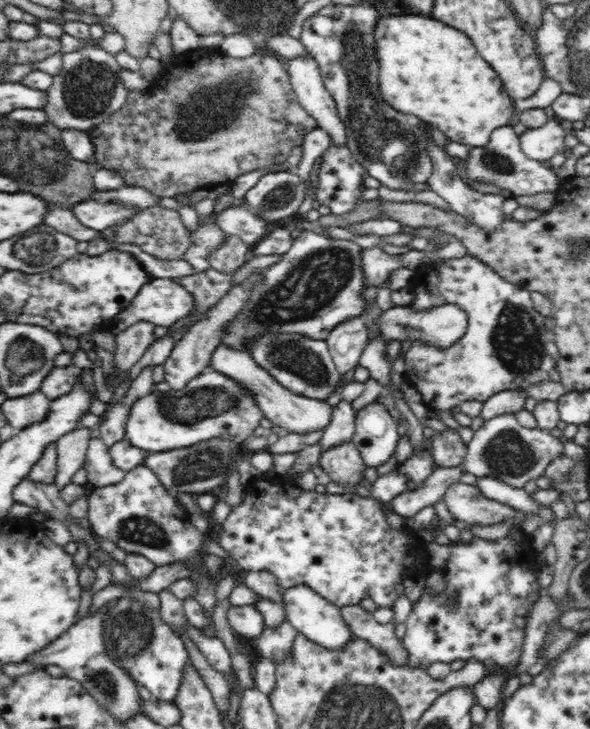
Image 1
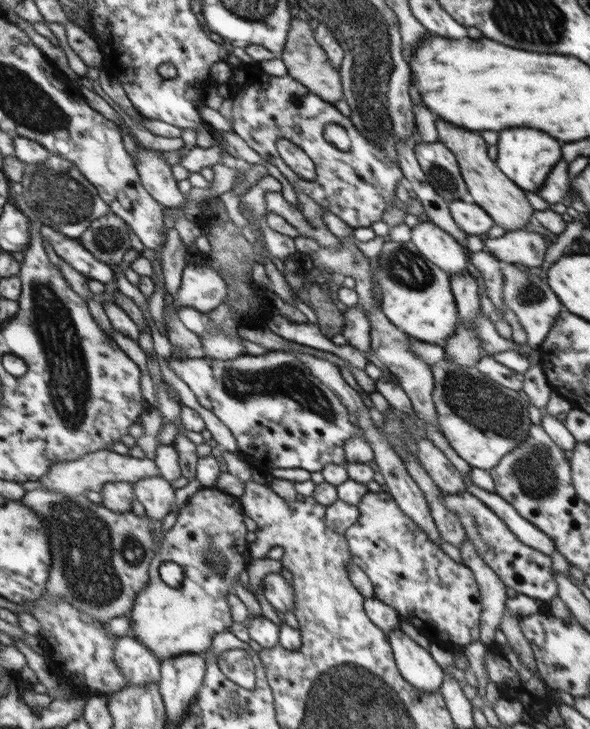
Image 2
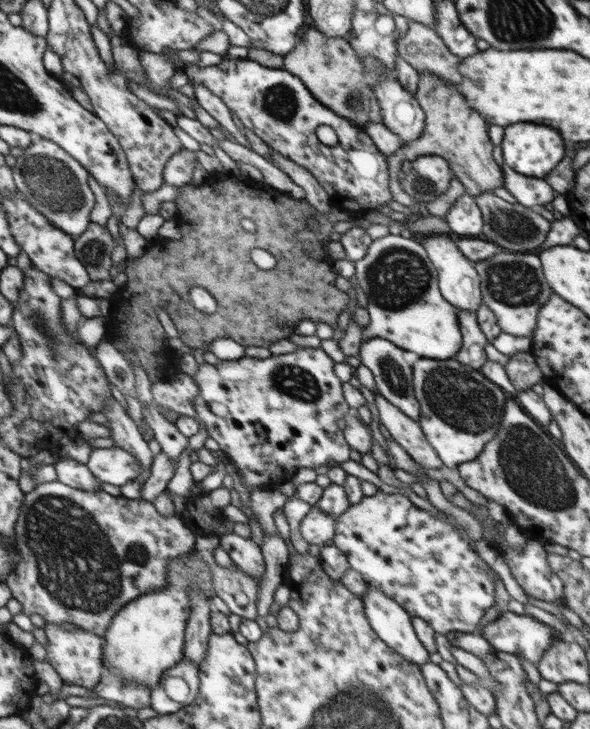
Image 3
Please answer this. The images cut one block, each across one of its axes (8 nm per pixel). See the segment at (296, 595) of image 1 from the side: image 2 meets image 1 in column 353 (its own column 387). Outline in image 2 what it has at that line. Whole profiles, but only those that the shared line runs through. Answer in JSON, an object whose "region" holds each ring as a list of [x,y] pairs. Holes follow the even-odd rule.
{"region":[[[400,624],[387,635],[387,640],[393,650],[396,668],[411,686],[428,693],[440,691],[446,675],[430,651],[406,636]]]}

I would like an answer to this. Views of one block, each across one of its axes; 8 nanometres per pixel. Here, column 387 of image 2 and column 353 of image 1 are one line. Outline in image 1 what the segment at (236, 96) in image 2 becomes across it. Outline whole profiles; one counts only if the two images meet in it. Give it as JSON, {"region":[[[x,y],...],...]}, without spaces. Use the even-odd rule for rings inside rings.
{"region":[[[330,146],[322,156],[318,172],[318,188],[316,190],[316,199],[322,203],[323,210],[334,215],[349,214],[355,207],[361,203],[364,179],[368,178],[366,168],[362,163],[353,159],[352,152],[347,146]]]}

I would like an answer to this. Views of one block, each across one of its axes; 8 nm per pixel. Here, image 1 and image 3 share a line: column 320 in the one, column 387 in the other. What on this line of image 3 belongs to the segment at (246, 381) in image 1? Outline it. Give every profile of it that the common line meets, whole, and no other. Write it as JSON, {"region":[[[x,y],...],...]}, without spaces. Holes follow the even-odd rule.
{"region":[[[375,395],[379,420],[387,428],[387,432],[402,448],[424,468],[443,468],[438,453],[427,441],[420,423],[406,416],[397,406],[388,402],[382,395]]]}

